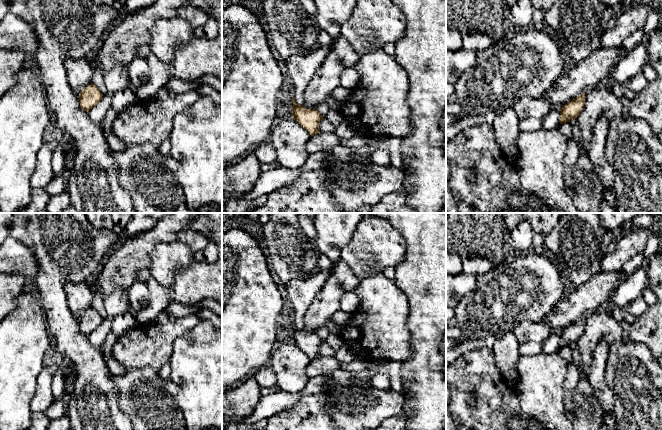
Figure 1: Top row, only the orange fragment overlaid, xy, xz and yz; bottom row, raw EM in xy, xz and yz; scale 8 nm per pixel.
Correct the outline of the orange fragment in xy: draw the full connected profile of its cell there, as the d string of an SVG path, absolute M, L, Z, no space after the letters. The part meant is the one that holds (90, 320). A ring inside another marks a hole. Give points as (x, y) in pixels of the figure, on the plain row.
M91 307L79 316L80 331L88 336L100 326L102 321L103 319L98 311Z

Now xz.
M292 320L292 342L294 342L304 353L306 353L311 360L318 358L319 346L323 340L314 333L307 333L303 329L298 329Z

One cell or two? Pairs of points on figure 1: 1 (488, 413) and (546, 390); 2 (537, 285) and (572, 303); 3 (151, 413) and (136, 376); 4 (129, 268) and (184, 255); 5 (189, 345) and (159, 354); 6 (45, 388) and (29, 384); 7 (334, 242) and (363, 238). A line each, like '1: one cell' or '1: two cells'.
1: two cells
2: two cells
3: one cell
4: two cells
5: two cells
6: two cells
7: two cells

